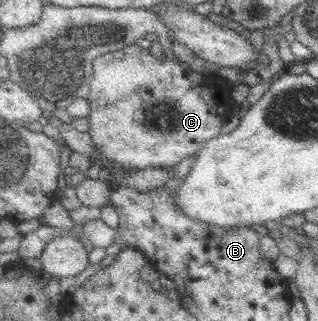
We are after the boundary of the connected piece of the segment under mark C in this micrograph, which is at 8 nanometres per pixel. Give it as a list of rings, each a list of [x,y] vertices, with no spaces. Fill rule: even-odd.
[[[137,45],[103,54],[94,61],[92,89],[88,96],[92,106],[88,134],[111,166],[123,170],[172,168],[185,158],[197,155],[207,143],[221,136],[223,124],[235,113],[235,102],[231,98],[234,85],[211,73],[194,72],[191,67],[177,59],[159,59]]]

